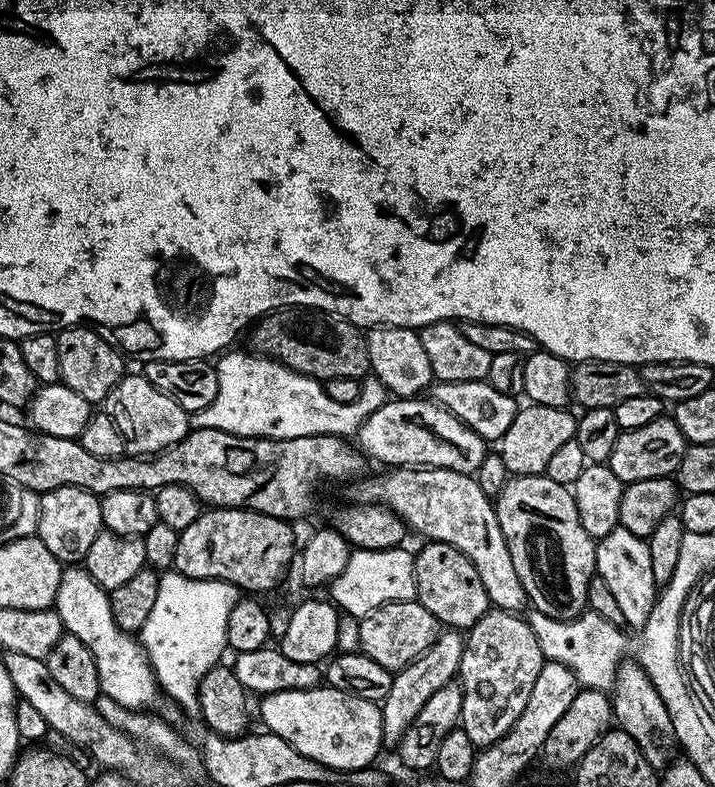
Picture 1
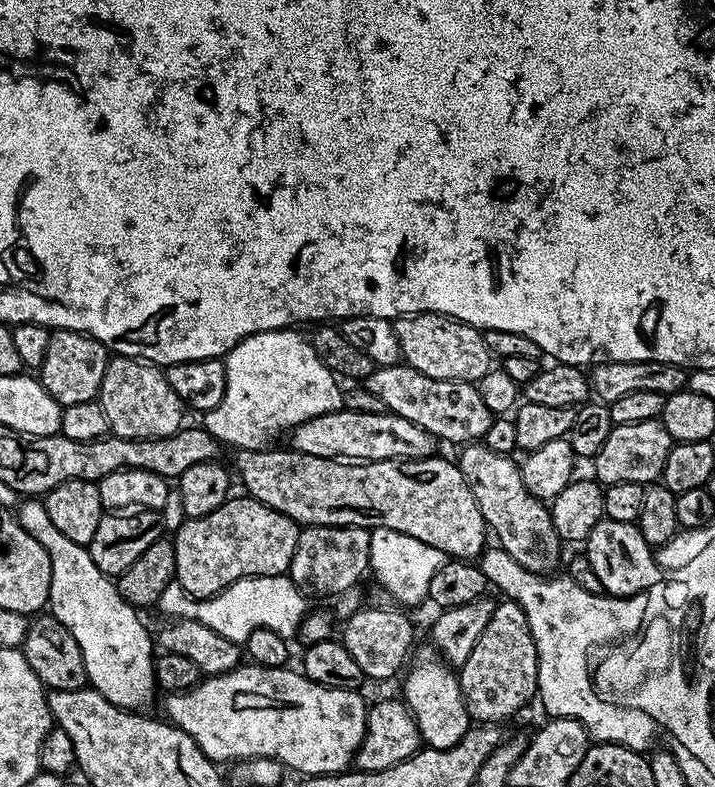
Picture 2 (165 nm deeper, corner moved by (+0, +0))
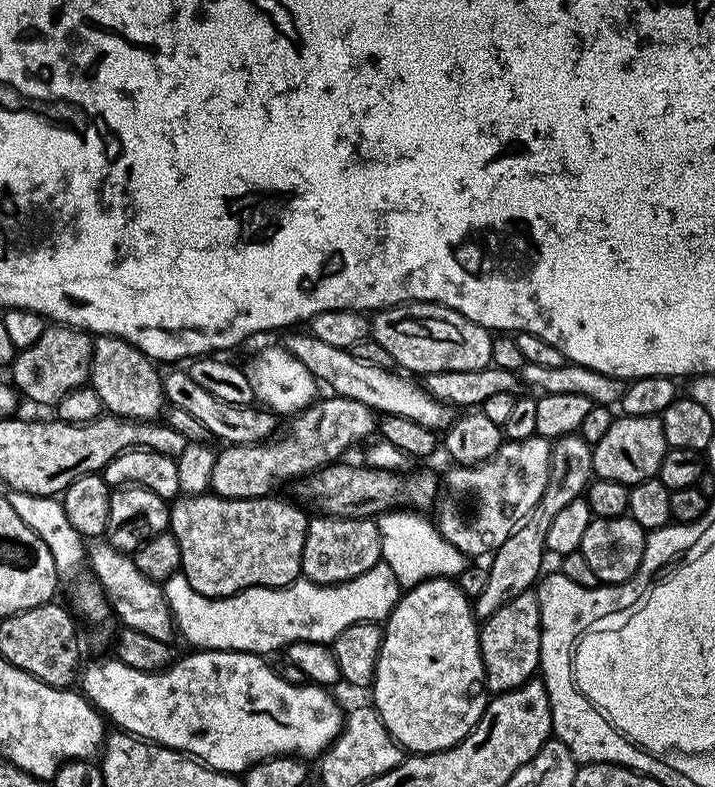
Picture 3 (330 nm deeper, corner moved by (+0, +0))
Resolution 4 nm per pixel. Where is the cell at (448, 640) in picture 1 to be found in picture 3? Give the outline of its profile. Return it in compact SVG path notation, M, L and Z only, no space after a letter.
M579 434L560 436L556 440L551 441L551 445L550 474L546 478L546 490L542 490L542 498L538 498L534 510L530 510L530 514L525 518L524 523L518 525L510 534L510 538L506 538L506 542L502 542L502 546L491 553L490 561L492 560L492 564L489 563L487 565L486 590L482 590L482 594L474 597L474 615L477 621L483 622L488 620L506 602L510 602L510 598L518 598L518 594L529 591L541 579L542 571L540 572L540 567L544 564L544 556L546 557L544 543L546 542L546 530L550 530L550 522L554 522L555 516L568 503L581 499L587 493L588 485L594 479L592 471L593 445L588 444Z

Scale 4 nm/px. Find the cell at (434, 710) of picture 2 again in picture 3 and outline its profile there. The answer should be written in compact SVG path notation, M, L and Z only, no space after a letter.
M455 579L423 580L401 595L400 601L397 602L392 613L382 624L378 662L374 670L370 695L372 695L371 707L375 708L376 713L382 718L386 730L390 730L390 734L400 743L401 748L412 754L441 752L447 748L453 748L456 744L461 744L468 737L473 726L482 718L486 703L486 685L484 683L484 663L480 653L480 628L474 615L473 601L466 594L462 594L462 590L456 585Z

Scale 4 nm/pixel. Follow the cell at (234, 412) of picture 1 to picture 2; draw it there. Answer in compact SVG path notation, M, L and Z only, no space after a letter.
M286 327L250 334L228 351L227 356L223 357L223 362L226 370L226 390L222 394L222 402L218 402L216 408L203 413L202 426L216 441L224 446L229 444L232 450L267 449L279 432L287 433L310 418L341 411L344 403L341 381L335 372L330 371L320 361L315 343L308 341L307 344L300 330Z

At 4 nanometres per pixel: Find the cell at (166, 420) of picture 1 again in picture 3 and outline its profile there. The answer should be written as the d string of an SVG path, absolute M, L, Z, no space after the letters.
M97 335L92 341L90 386L113 416L126 420L155 421L165 411L162 374L156 368L157 365L145 352L122 338Z

